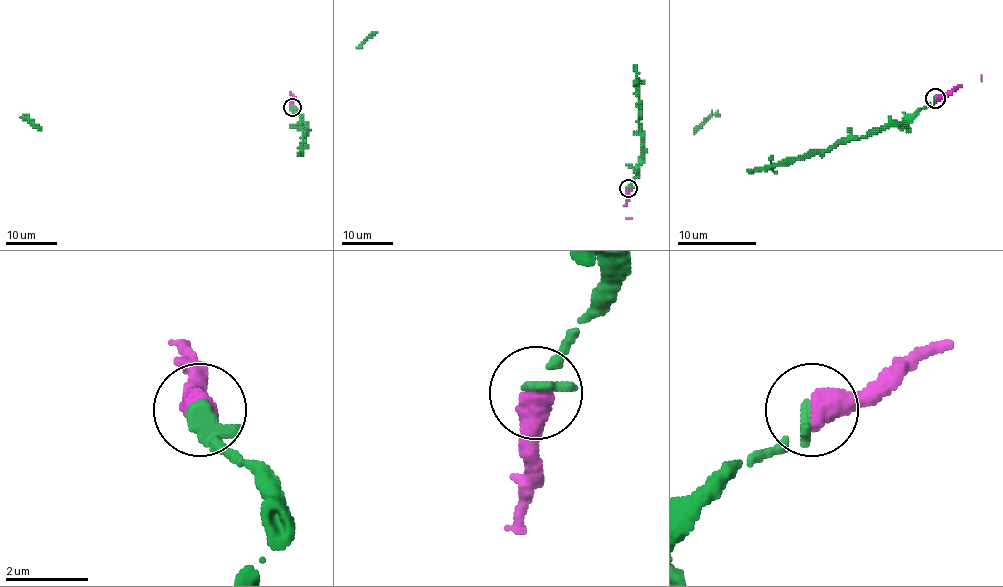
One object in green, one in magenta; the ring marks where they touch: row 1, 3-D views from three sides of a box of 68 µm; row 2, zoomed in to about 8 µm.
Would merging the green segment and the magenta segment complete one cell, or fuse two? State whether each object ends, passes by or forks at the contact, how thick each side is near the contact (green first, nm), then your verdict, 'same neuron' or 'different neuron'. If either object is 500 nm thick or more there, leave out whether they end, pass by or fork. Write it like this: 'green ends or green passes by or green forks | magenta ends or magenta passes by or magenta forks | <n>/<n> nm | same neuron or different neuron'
420/650 nm | same neuron

